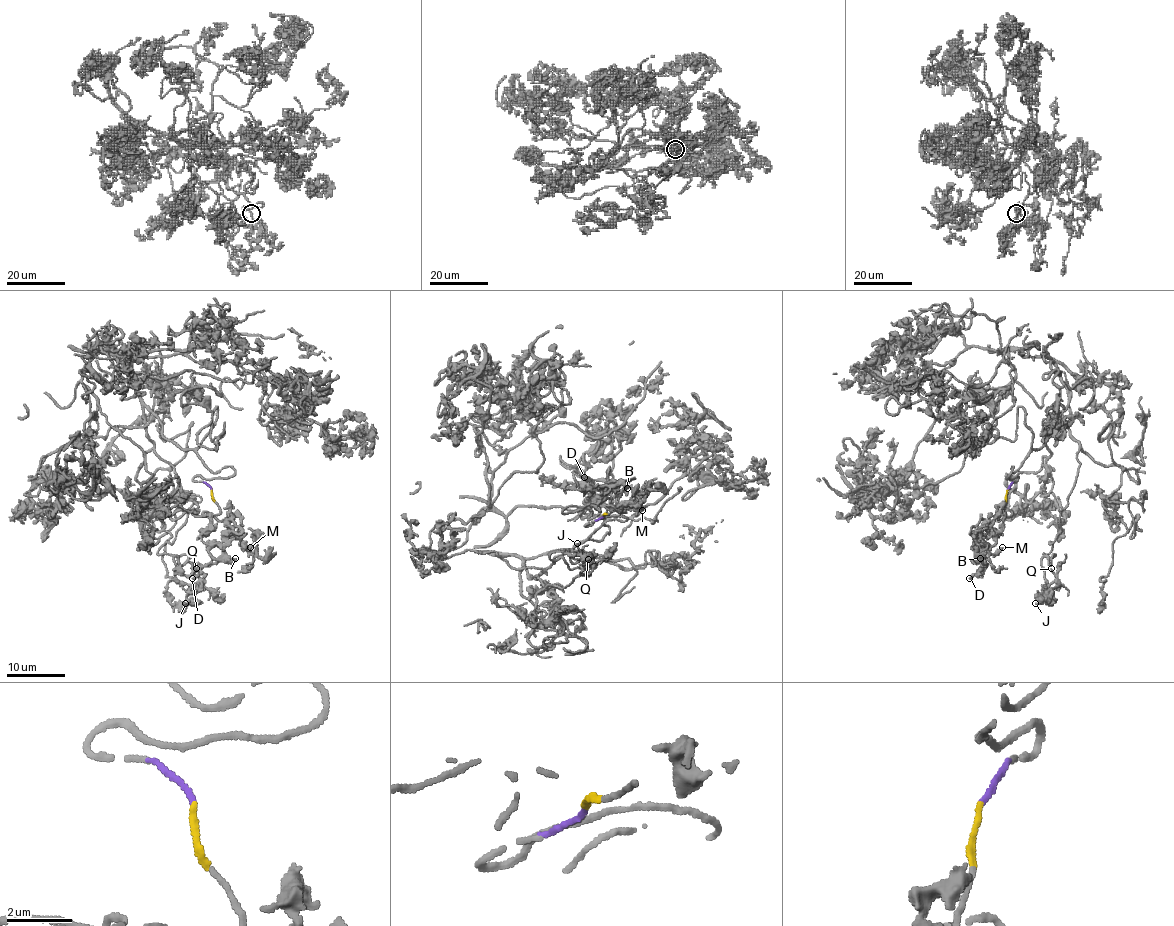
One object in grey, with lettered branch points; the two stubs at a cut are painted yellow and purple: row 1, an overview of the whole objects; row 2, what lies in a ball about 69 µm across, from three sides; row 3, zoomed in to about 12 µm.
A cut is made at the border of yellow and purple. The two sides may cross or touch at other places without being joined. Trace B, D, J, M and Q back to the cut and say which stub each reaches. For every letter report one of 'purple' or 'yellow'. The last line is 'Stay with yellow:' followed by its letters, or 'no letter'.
B: yellow
D: yellow
J: purple
M: yellow
Q: purple
Stay with yellow: B, D, M

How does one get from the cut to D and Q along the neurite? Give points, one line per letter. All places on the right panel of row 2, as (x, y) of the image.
D: (1007, 489), (997, 520), (1004, 514), (1001, 530), (991, 545), (975, 532), (974, 543), (984, 562), (969, 578)
Q: (1007, 489), (1012, 466), (1047, 441), (1068, 406), (1080, 466), (1061, 530), (1042, 556), (1044, 593), (1051, 568)

